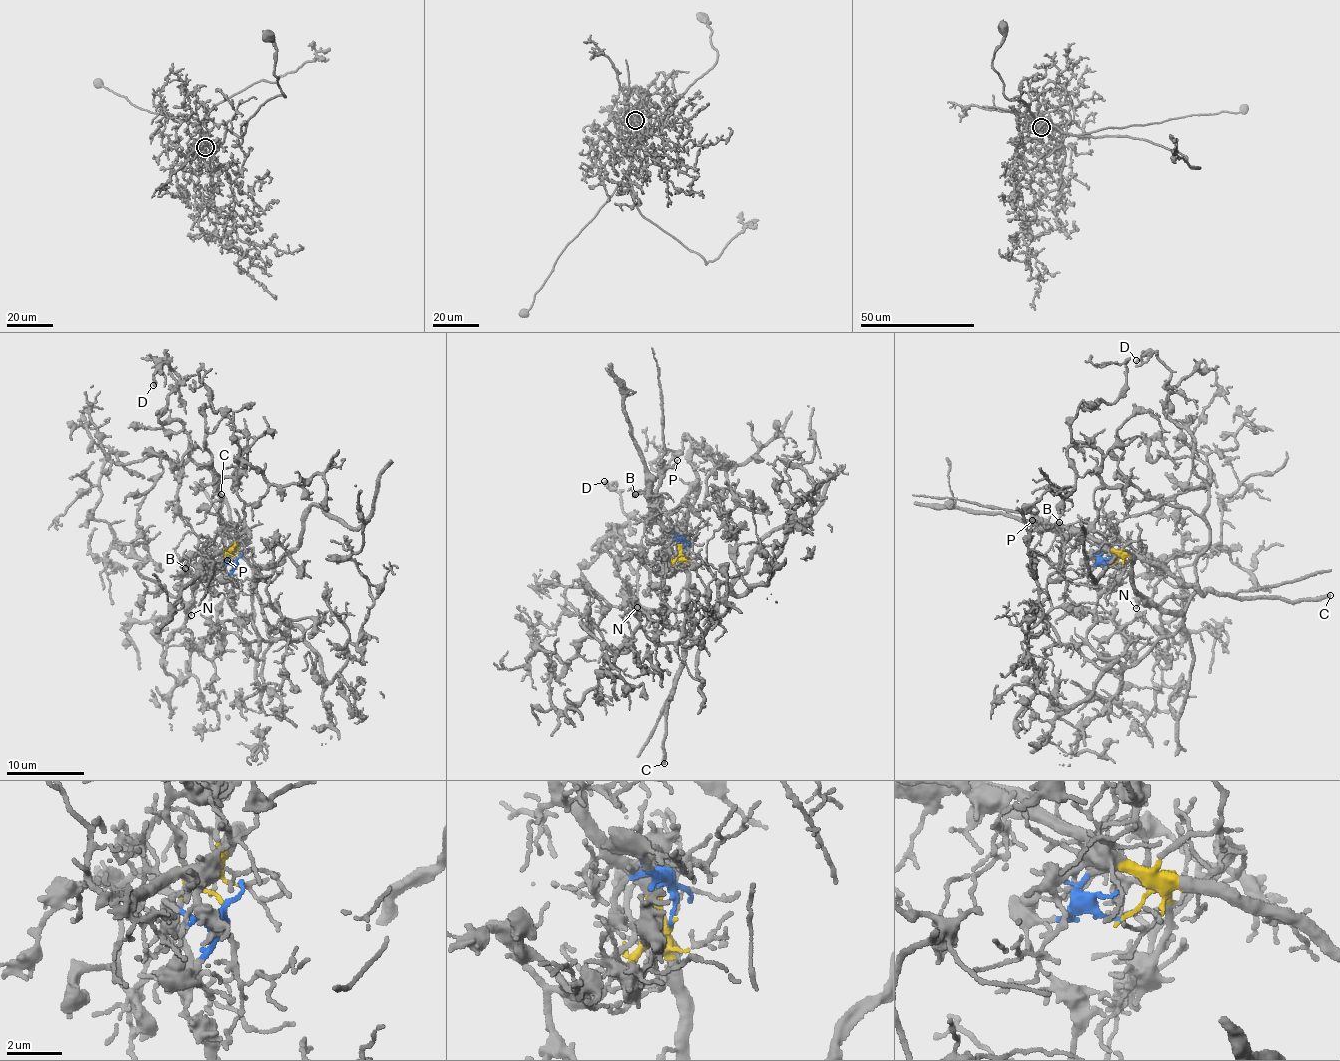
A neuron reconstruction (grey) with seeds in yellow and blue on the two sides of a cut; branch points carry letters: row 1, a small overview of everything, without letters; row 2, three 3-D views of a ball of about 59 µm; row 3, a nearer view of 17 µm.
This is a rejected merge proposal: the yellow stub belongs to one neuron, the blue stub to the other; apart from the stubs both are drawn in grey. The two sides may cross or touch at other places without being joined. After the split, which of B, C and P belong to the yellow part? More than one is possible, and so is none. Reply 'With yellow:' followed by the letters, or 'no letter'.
With yellow: B, C, P

